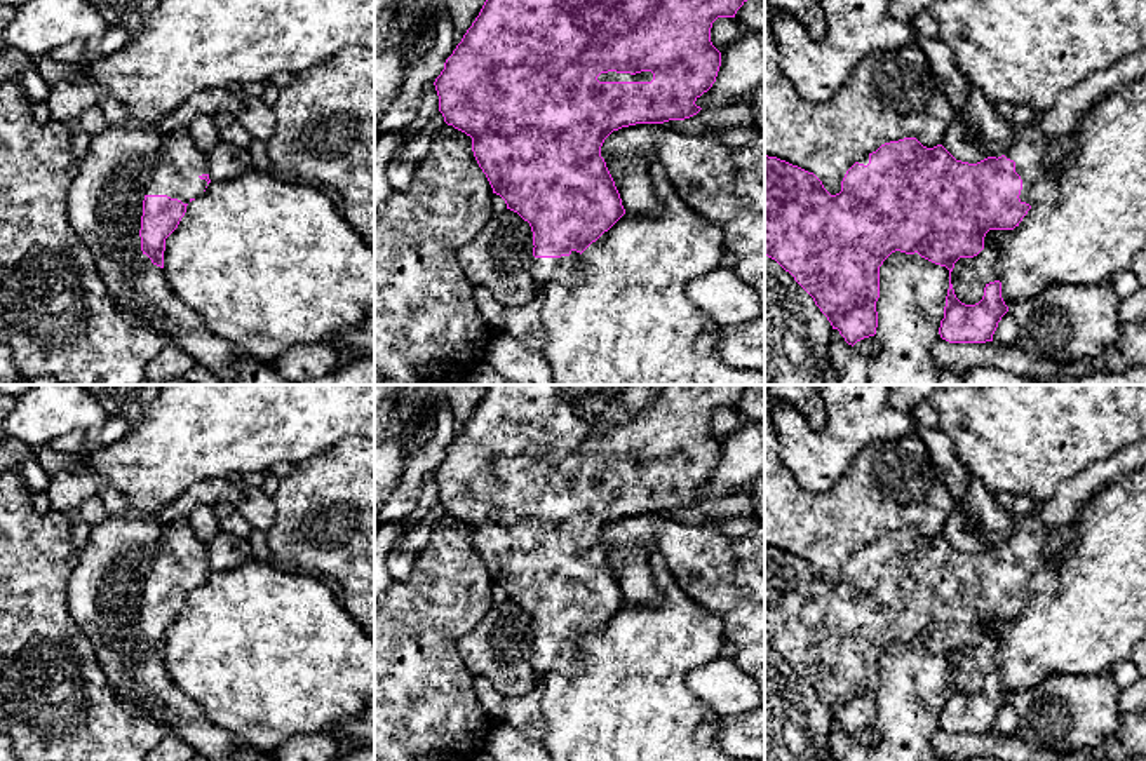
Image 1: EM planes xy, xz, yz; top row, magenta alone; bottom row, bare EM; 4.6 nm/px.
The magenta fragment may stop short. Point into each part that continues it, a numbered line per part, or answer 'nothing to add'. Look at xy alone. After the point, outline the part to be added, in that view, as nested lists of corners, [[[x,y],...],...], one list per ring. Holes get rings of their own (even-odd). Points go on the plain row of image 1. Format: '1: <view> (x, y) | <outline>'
1: xy (180, 554) | [[[188,519],[169,521],[145,585],[167,585],[190,594],[204,583],[207,571],[200,566],[207,562],[207,545]]]

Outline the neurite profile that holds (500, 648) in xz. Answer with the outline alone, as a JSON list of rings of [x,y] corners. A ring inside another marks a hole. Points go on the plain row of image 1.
[[[507,599],[458,639],[458,653],[470,676],[486,677],[503,698],[519,698],[540,679],[533,667],[533,637],[529,613]]]

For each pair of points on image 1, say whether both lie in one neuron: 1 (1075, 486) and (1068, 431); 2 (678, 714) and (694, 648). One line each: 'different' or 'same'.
1: different
2: same

